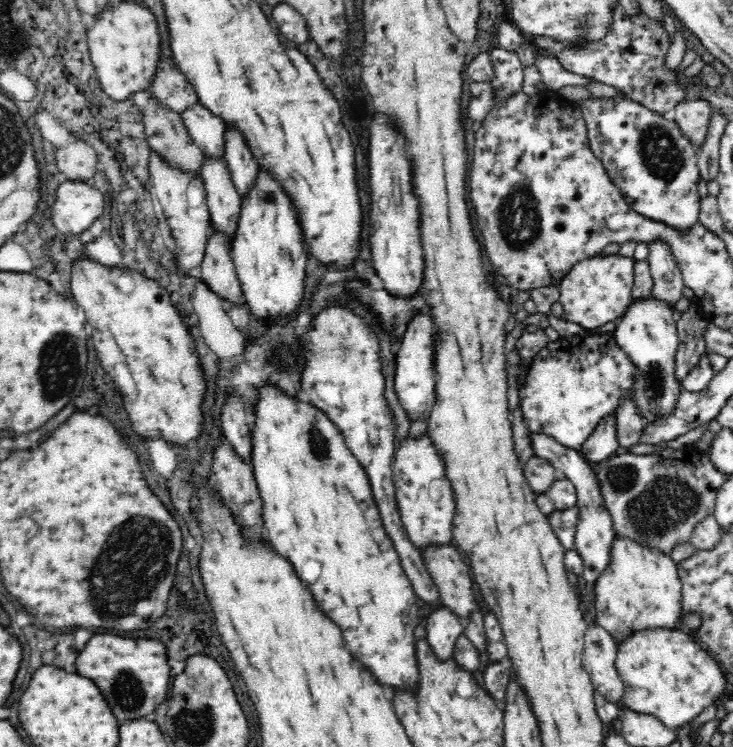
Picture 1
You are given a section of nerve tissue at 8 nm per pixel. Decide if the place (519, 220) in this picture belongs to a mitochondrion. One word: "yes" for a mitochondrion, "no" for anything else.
yes

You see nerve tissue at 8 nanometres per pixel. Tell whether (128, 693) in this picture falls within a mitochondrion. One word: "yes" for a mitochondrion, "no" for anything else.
yes

